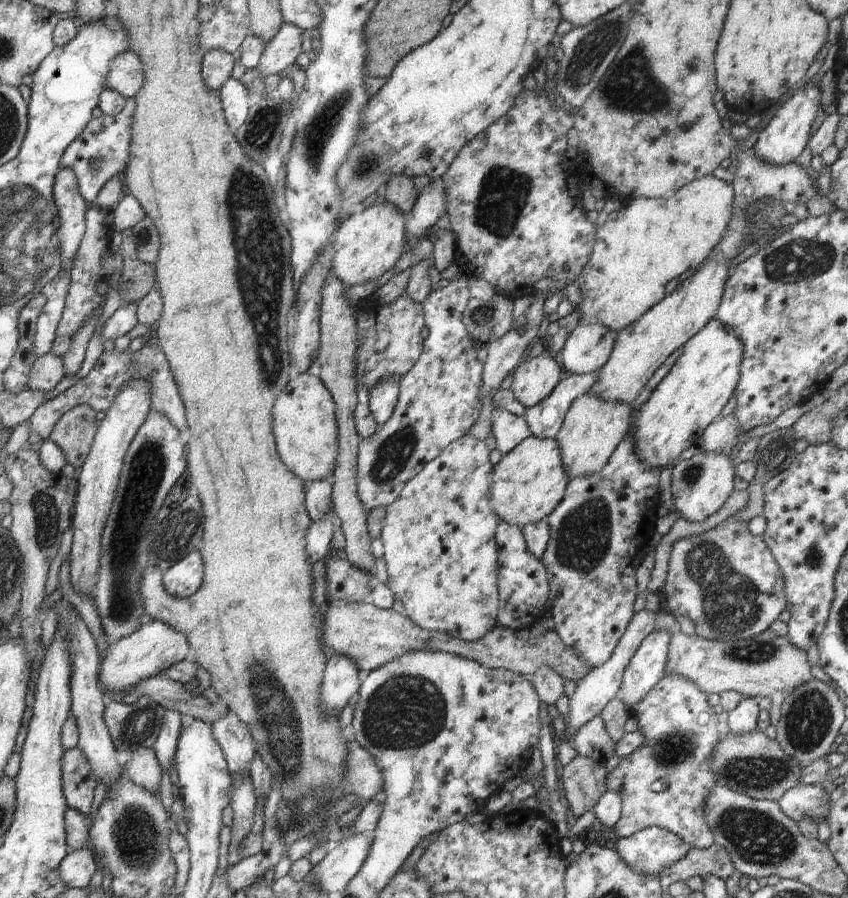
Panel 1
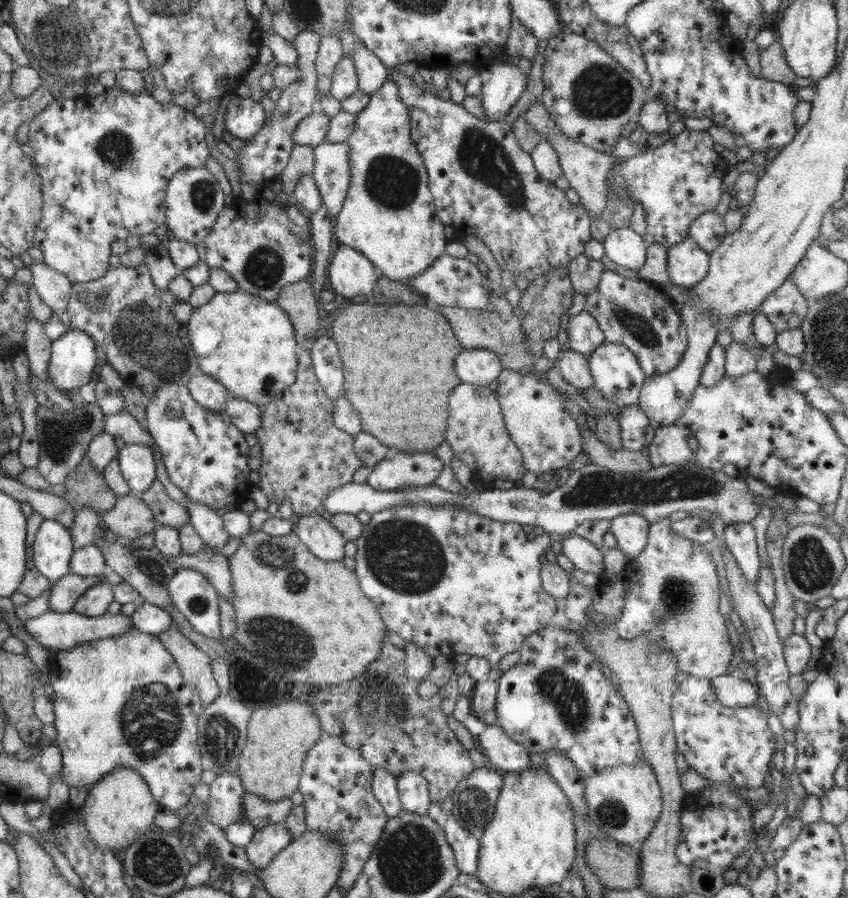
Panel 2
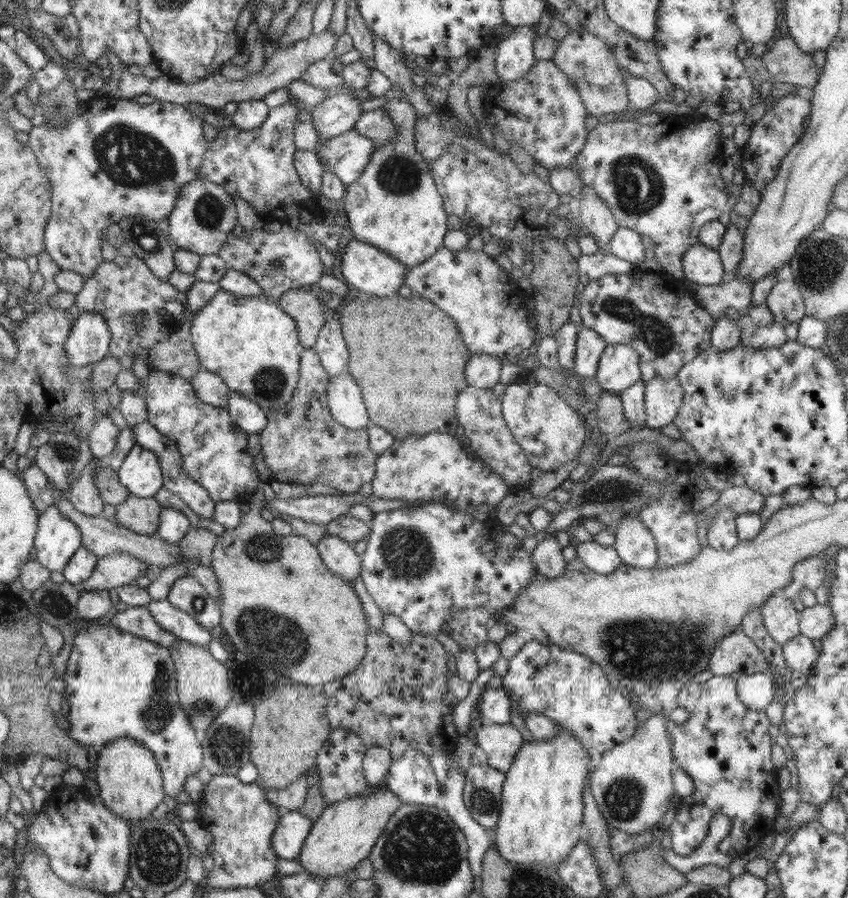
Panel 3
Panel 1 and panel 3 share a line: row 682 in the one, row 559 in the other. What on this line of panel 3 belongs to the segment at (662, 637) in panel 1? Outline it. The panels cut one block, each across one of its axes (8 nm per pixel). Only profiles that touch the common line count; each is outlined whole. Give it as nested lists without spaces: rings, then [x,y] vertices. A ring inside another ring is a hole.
[[[626,517],[617,524],[613,547],[624,564],[636,568],[654,568],[657,561],[655,546],[652,533],[638,517]]]

